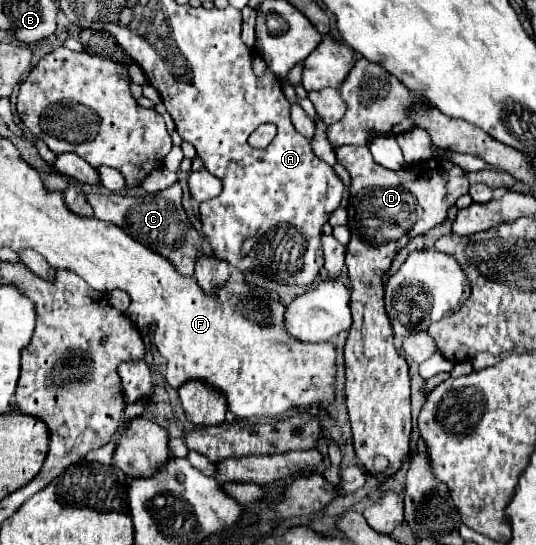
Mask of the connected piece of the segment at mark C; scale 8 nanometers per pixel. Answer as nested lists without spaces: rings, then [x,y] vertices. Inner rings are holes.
[[[178,183],[170,185],[164,191],[152,193],[152,195],[100,195],[90,193],[86,195],[88,203],[94,209],[94,215],[102,221],[114,223],[118,227],[124,227],[130,237],[140,241],[142,245],[150,247],[152,251],[160,253],[162,257],[168,257],[180,269],[184,275],[194,275],[194,257],[202,249],[202,241],[198,231],[190,225],[184,209],[182,209],[182,189]]]

